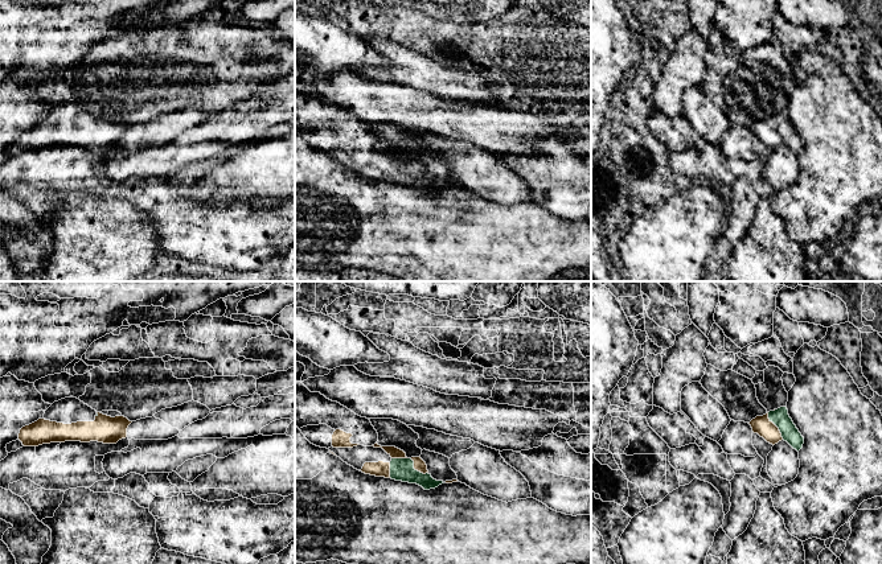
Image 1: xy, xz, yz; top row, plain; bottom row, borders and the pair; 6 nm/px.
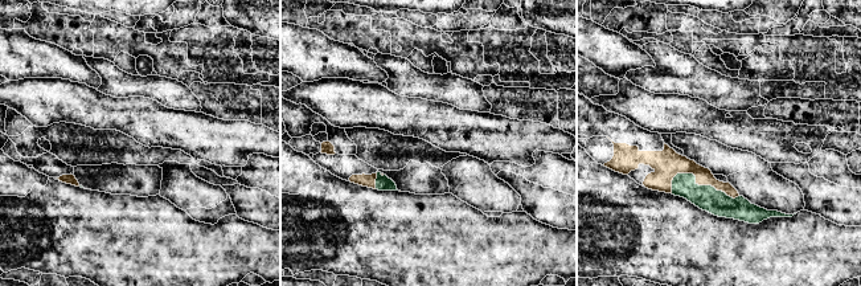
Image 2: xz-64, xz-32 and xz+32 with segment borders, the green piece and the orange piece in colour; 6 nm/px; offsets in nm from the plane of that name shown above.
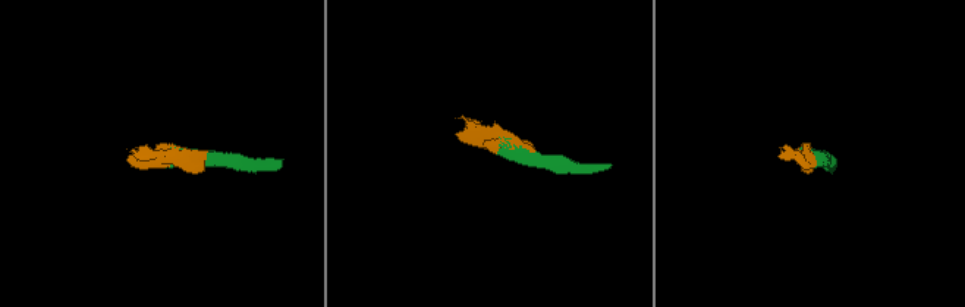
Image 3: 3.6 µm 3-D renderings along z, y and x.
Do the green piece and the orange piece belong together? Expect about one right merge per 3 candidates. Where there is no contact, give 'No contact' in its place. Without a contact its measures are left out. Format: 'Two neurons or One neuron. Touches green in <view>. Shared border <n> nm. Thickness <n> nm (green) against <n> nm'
One neuron. Touches green in yz. Shared border 190 nm. Thickness 110 nm (green) against 120 nm

